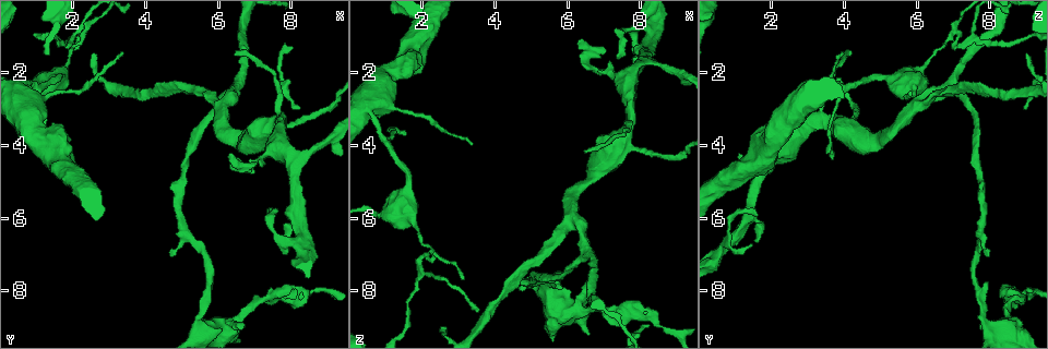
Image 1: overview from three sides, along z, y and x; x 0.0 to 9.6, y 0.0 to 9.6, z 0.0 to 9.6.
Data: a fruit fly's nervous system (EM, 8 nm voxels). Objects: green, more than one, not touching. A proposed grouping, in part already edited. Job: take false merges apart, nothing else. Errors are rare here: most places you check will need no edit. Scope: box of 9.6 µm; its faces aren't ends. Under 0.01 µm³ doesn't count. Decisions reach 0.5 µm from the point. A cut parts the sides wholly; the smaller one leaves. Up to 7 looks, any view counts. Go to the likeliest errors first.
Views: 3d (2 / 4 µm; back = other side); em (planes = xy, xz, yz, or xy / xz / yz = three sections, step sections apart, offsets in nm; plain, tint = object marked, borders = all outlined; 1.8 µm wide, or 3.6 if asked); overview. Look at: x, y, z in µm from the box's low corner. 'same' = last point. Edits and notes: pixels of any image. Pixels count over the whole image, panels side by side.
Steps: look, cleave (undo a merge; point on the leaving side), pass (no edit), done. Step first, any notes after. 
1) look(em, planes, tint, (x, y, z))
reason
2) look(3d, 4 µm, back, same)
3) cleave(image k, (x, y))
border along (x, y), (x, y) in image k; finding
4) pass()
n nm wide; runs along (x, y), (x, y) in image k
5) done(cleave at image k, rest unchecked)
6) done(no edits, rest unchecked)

look(3d, 4 µm, (5.65, 9.20, 8.35))
looks like a crossing

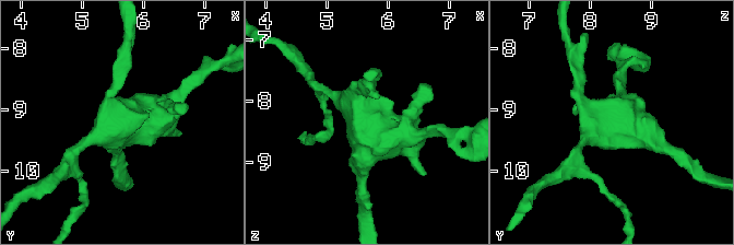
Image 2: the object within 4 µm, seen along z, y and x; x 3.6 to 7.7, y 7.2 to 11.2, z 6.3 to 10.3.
look(em, 3.6 µm, xy, step 4, tint, (5.60, 9.10, 8.30))
now the EM

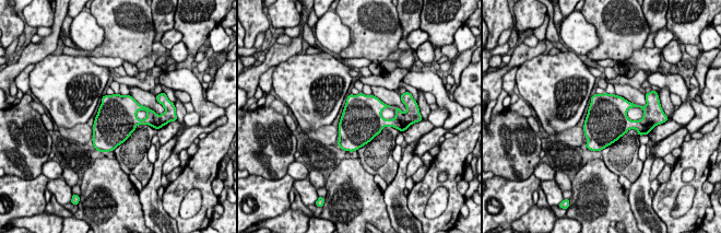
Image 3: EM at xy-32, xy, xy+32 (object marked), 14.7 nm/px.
pass()
one cell here

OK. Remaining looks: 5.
look(3d, 4 µm, (7.45, 8.10, 8.70))
abrupt turn

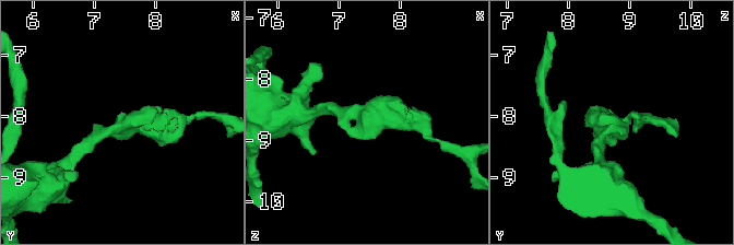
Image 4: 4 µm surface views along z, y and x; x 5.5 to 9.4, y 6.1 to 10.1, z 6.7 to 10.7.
look(em, planes, tint, (7.50, 8.10, 8.65))
need the tissue

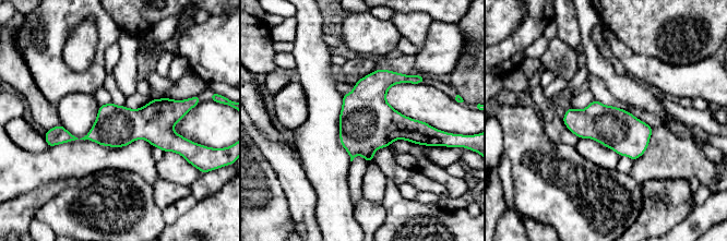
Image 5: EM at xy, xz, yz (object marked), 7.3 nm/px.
pass()
one cell here

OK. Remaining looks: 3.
look(em, yz, step 4, tint, (6.55, 4.55, 1.45))

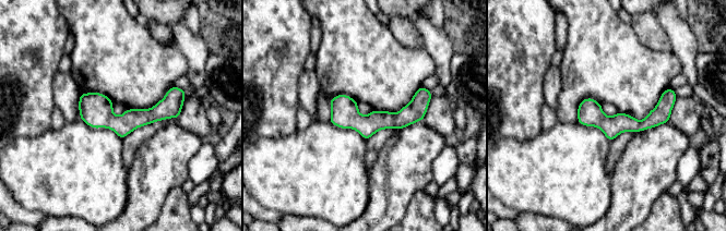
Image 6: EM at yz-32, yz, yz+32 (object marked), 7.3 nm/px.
look(em, xy, step 16, borders, same)
another direction

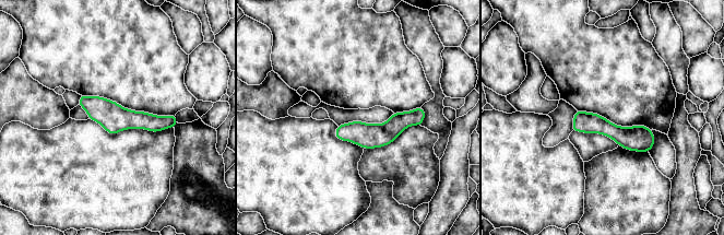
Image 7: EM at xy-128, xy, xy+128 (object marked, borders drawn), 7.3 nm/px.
pass()
runs along (81, 102), (114, 118), (174, 121) in image 7; one cell here

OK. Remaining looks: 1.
done(no edits, rest unchecked)

